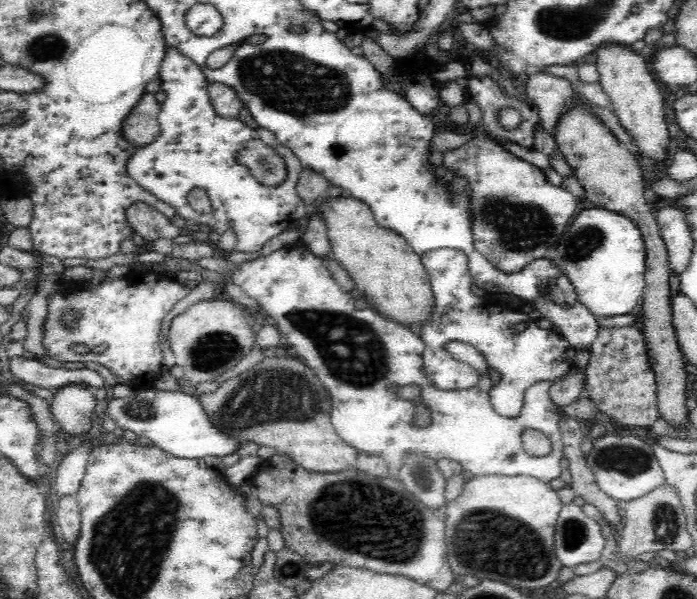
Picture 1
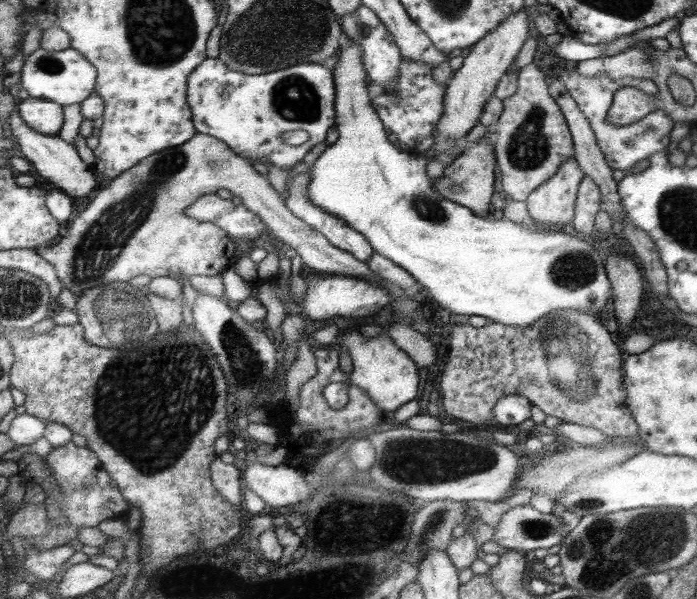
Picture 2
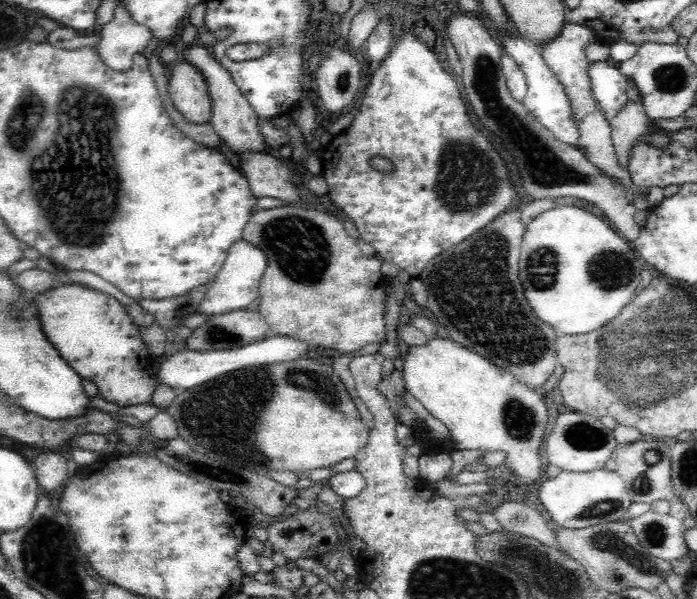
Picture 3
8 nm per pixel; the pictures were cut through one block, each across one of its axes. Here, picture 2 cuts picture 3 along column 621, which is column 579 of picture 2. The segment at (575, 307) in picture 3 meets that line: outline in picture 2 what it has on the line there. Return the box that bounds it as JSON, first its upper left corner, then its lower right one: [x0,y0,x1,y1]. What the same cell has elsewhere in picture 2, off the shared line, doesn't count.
[307,39,611,326]

